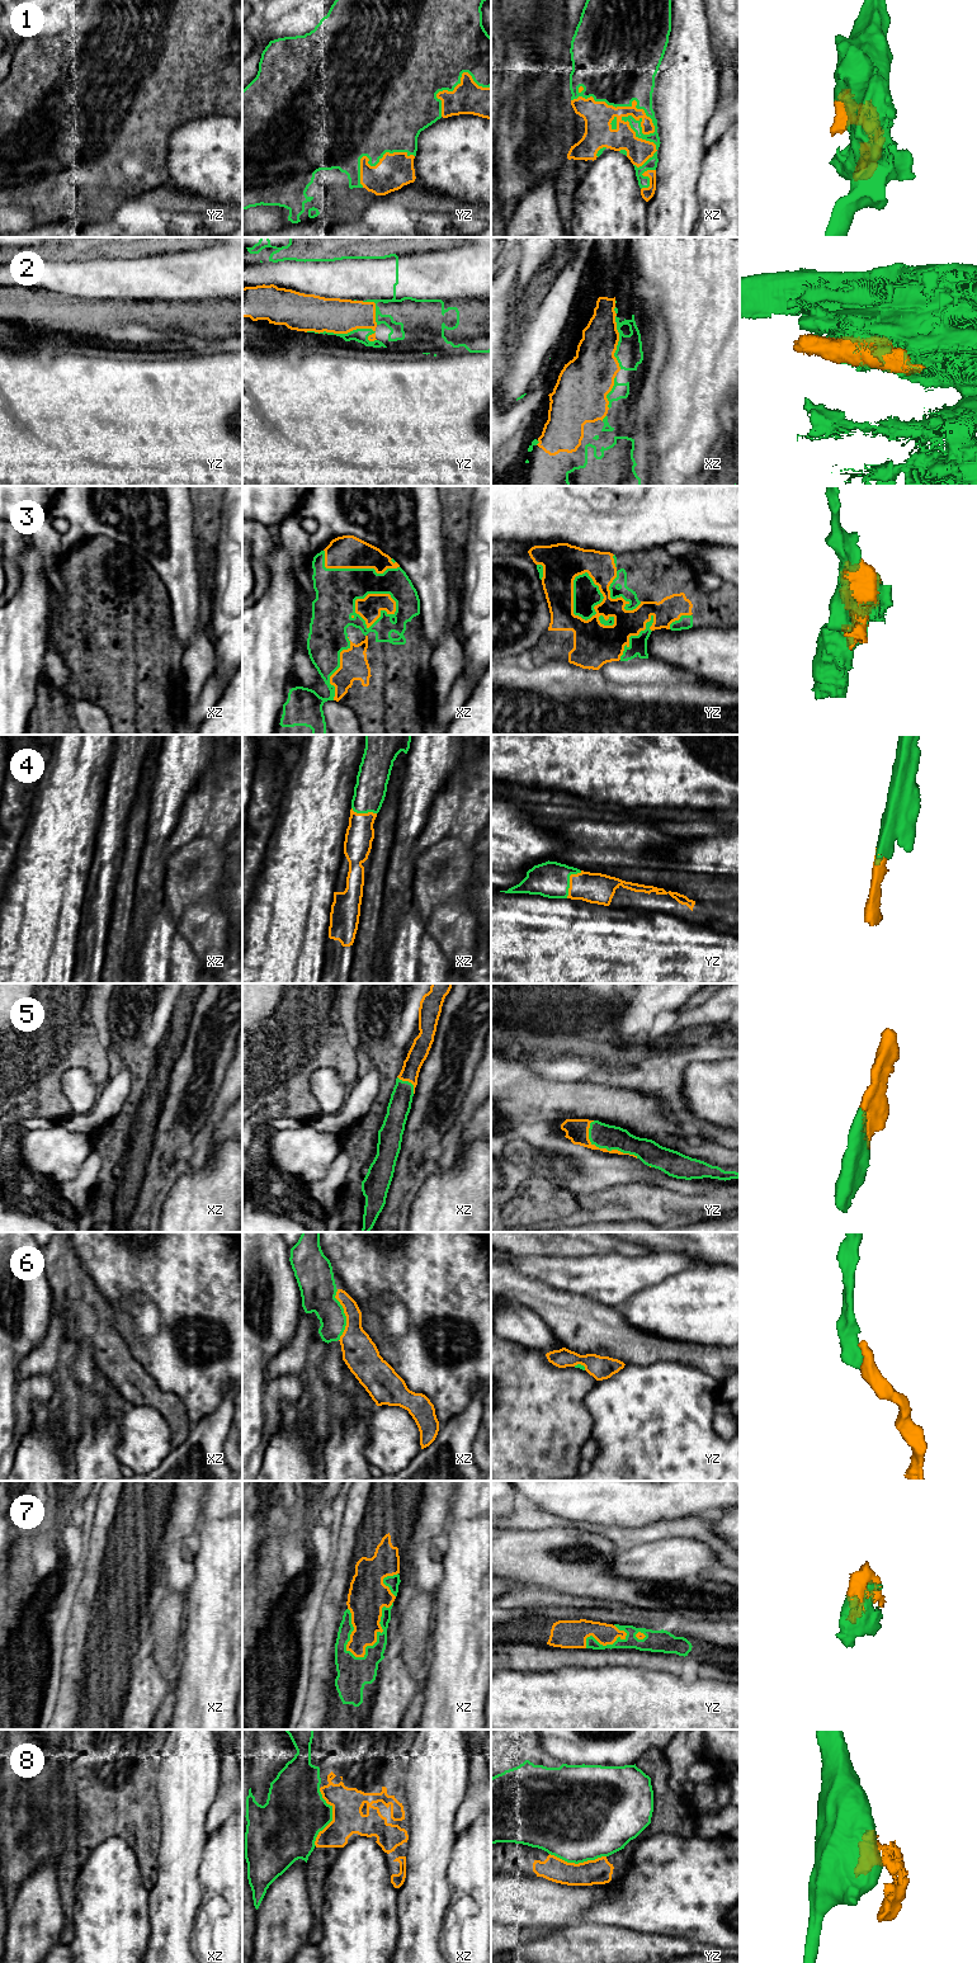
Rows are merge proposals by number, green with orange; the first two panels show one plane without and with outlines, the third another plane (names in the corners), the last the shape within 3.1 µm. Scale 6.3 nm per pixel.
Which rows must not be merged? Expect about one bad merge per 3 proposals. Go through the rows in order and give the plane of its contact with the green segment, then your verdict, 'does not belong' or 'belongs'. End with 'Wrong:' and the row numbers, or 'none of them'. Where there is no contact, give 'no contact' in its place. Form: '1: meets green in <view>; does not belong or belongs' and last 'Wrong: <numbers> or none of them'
1: meets green in xz; belongs
2: meets green in yz; does not belong
3: meets green in xz; belongs
4: meets green in yz; belongs
5: meets green in yz; belongs
6: meets green in xz; belongs
7: meets green in xz; belongs
8: meets green in xz; does not belong
Wrong: 2, 8

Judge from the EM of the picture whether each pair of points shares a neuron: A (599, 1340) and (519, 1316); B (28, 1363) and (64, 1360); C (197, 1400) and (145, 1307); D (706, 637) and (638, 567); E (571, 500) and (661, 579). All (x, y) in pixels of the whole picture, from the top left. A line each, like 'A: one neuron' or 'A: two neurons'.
A: two neurons
B: two neurons
C: two neurons
D: two neurons
E: two neurons

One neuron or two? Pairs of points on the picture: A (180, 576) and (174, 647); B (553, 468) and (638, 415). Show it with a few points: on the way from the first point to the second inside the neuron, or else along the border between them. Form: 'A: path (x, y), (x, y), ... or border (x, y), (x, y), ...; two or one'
A: border (170, 607), (174, 637), (183, 649); two
B: path (567, 444), (599, 413), (614, 414); one

